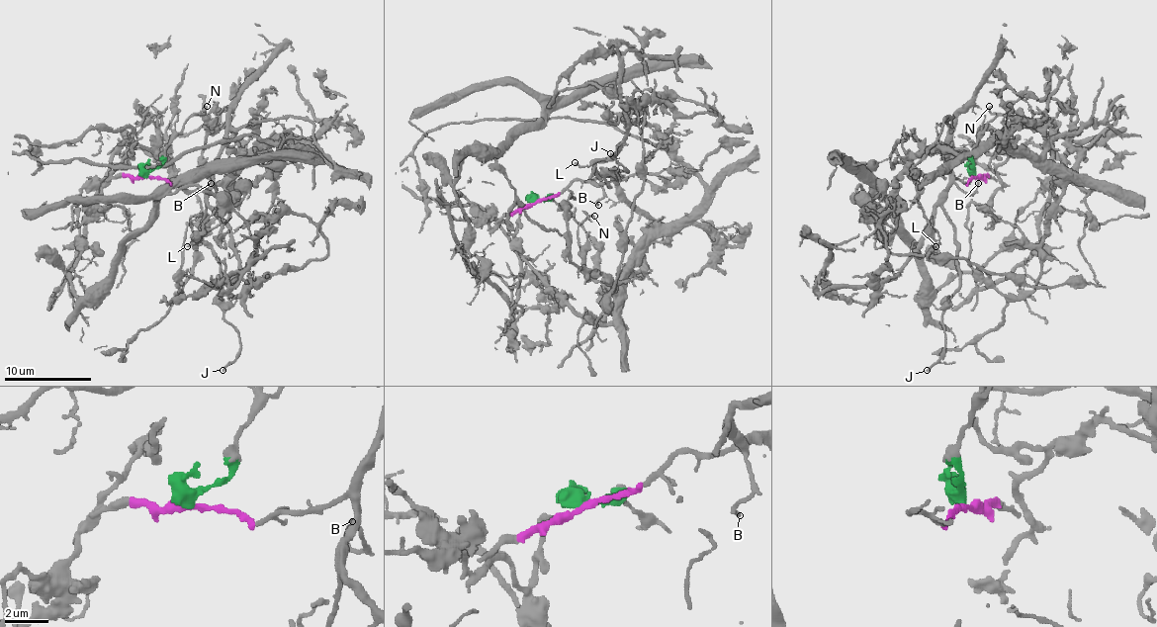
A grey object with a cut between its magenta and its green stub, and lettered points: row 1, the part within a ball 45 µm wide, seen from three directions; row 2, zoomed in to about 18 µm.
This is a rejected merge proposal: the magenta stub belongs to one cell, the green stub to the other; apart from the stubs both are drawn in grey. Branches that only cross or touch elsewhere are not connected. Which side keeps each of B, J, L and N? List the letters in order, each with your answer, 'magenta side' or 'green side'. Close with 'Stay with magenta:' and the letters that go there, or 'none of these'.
B: magenta side
J: magenta side
L: magenta side
N: green side
Stay with magenta: B, J, L

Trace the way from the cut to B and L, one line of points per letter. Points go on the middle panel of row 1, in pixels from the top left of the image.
B: (535, 202), (557, 197), (574, 182), (600, 180), (602, 193), (595, 204), (598, 206)
L: (535, 202), (563, 193), (576, 180), (598, 177), (600, 175), (595, 164), (606, 160), (582, 166), (574, 162)

